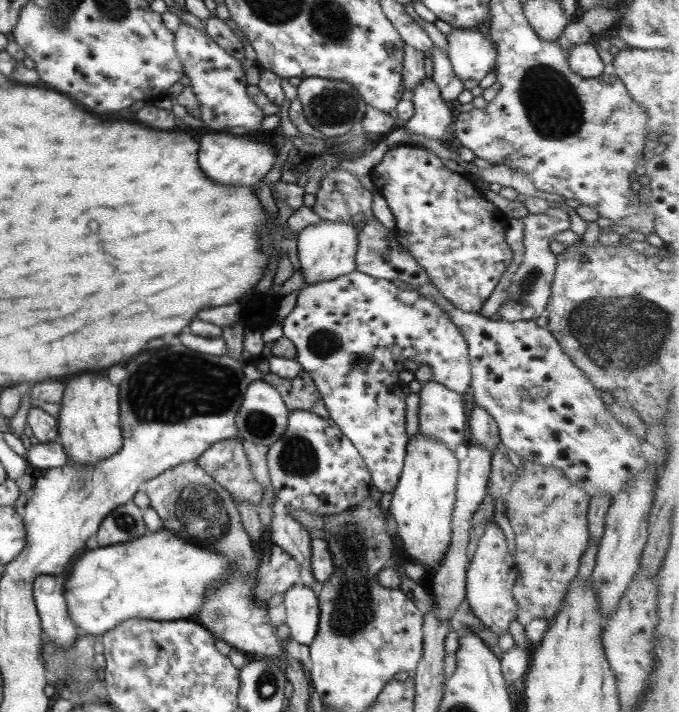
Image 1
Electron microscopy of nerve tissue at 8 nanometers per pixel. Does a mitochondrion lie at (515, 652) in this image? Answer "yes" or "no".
no

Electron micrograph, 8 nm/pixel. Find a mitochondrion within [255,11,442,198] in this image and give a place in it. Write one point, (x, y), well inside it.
(332, 107)

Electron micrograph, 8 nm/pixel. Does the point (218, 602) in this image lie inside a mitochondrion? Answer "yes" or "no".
no

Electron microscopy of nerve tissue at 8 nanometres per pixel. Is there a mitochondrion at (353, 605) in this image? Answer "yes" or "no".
yes

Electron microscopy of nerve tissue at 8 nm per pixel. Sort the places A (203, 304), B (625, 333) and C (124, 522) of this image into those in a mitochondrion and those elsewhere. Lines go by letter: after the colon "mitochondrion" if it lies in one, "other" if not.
A: other
B: mitochondrion
C: mitochondrion

